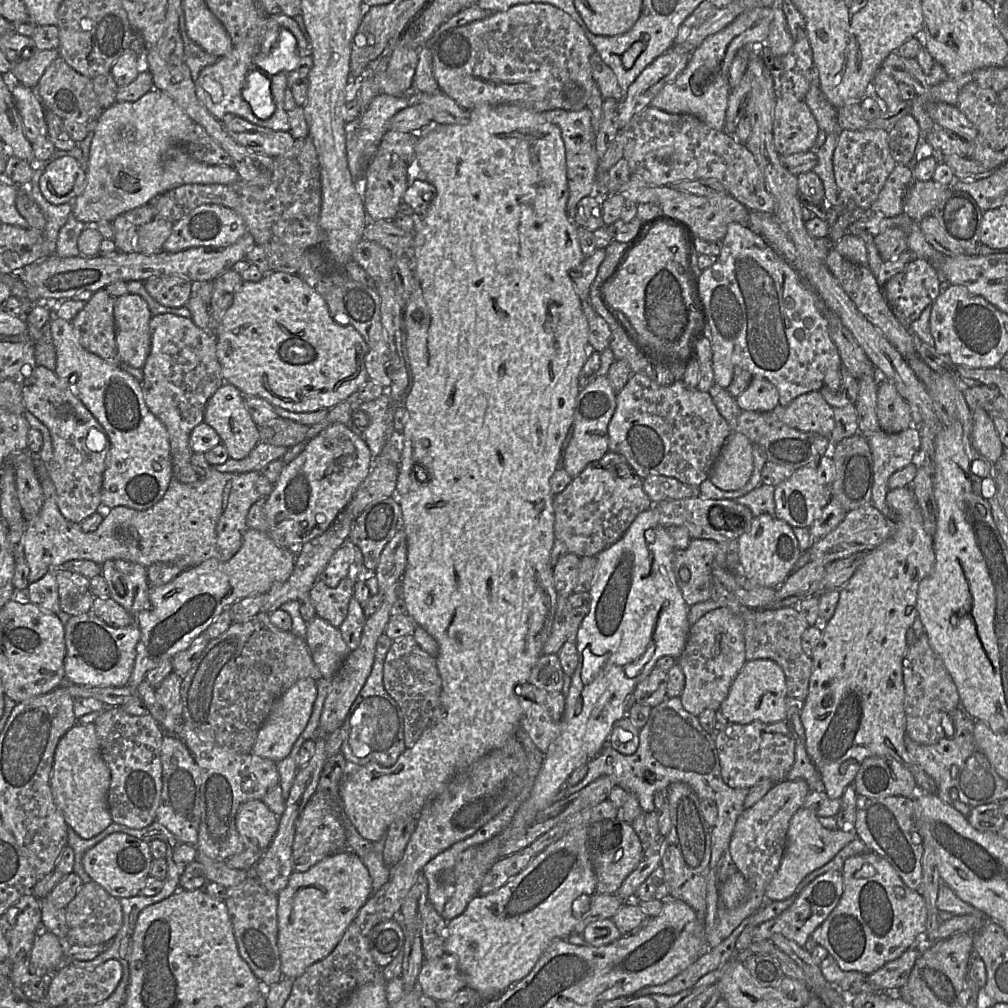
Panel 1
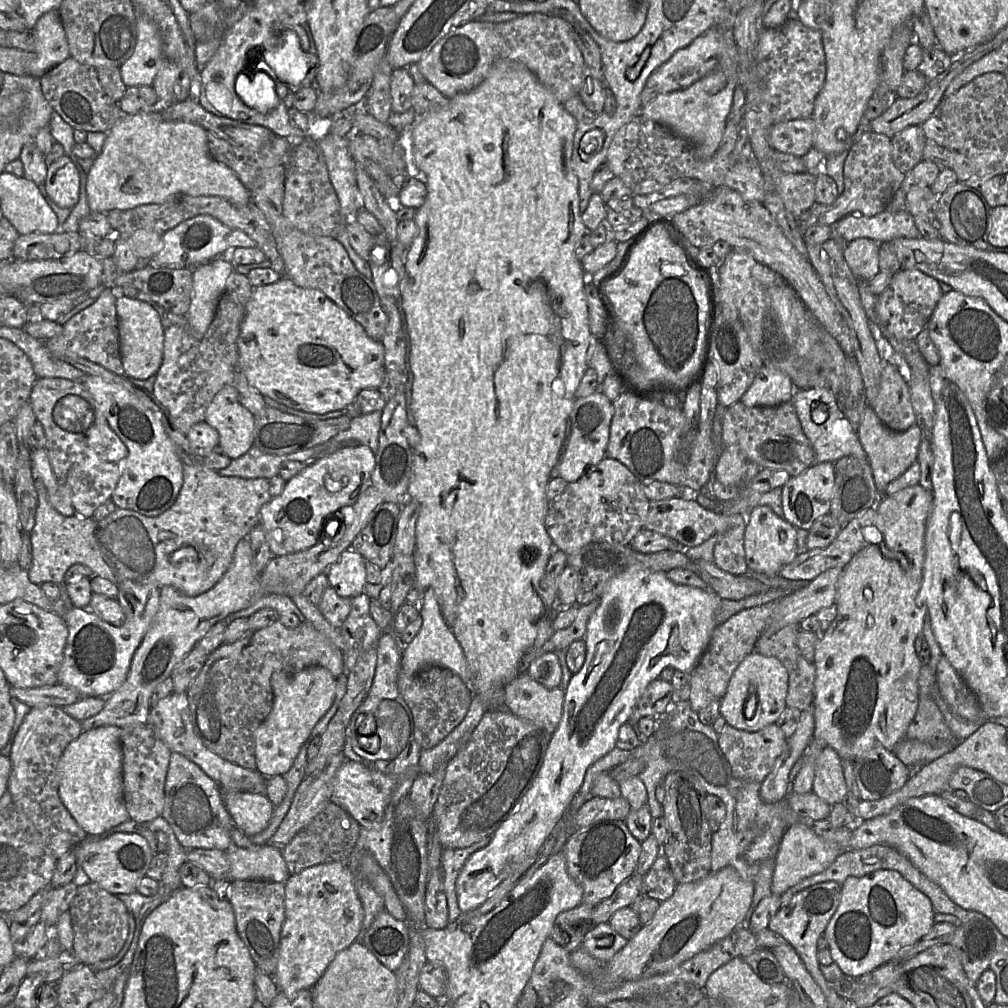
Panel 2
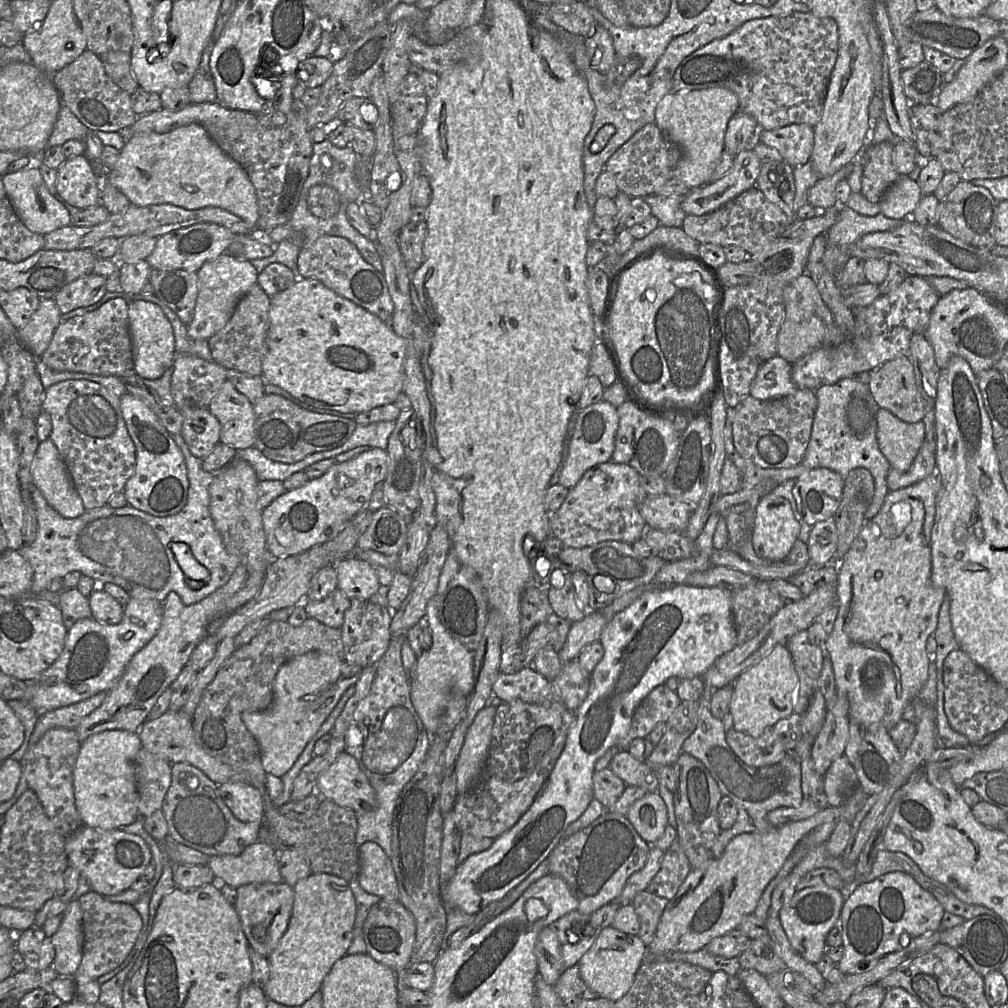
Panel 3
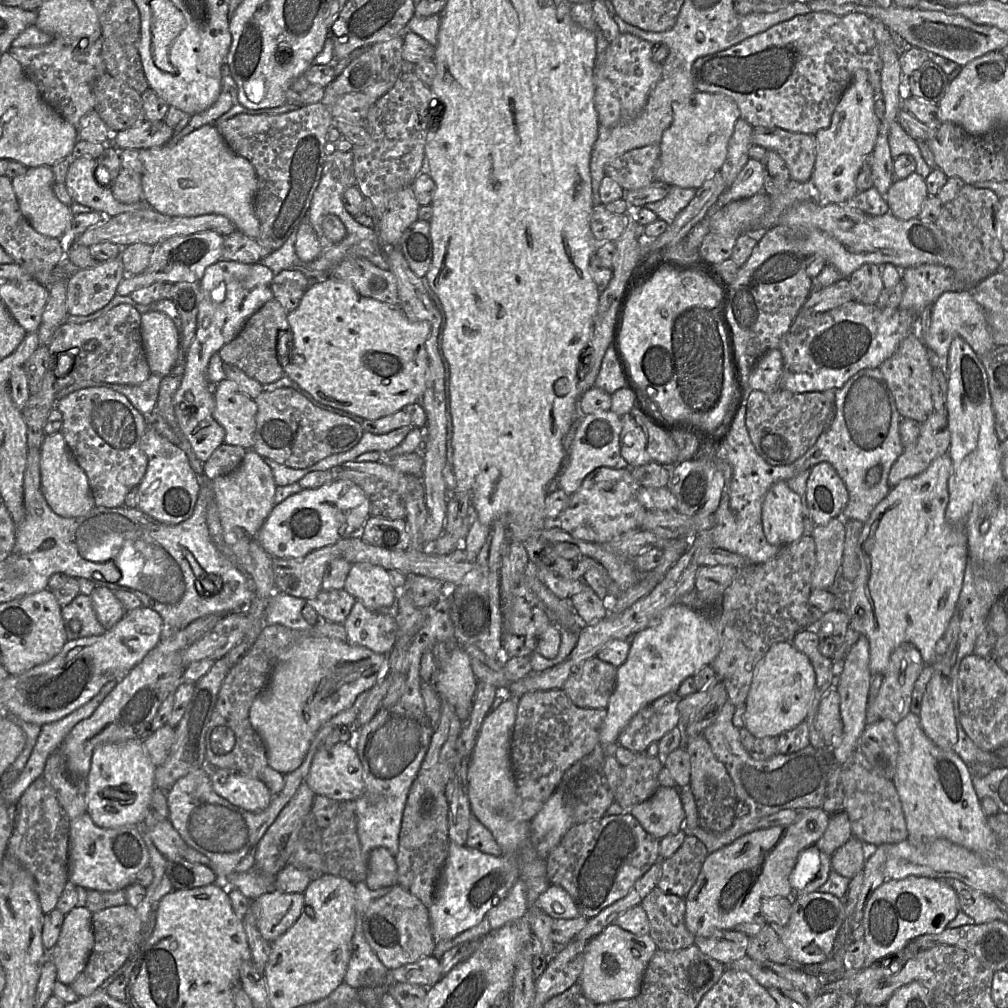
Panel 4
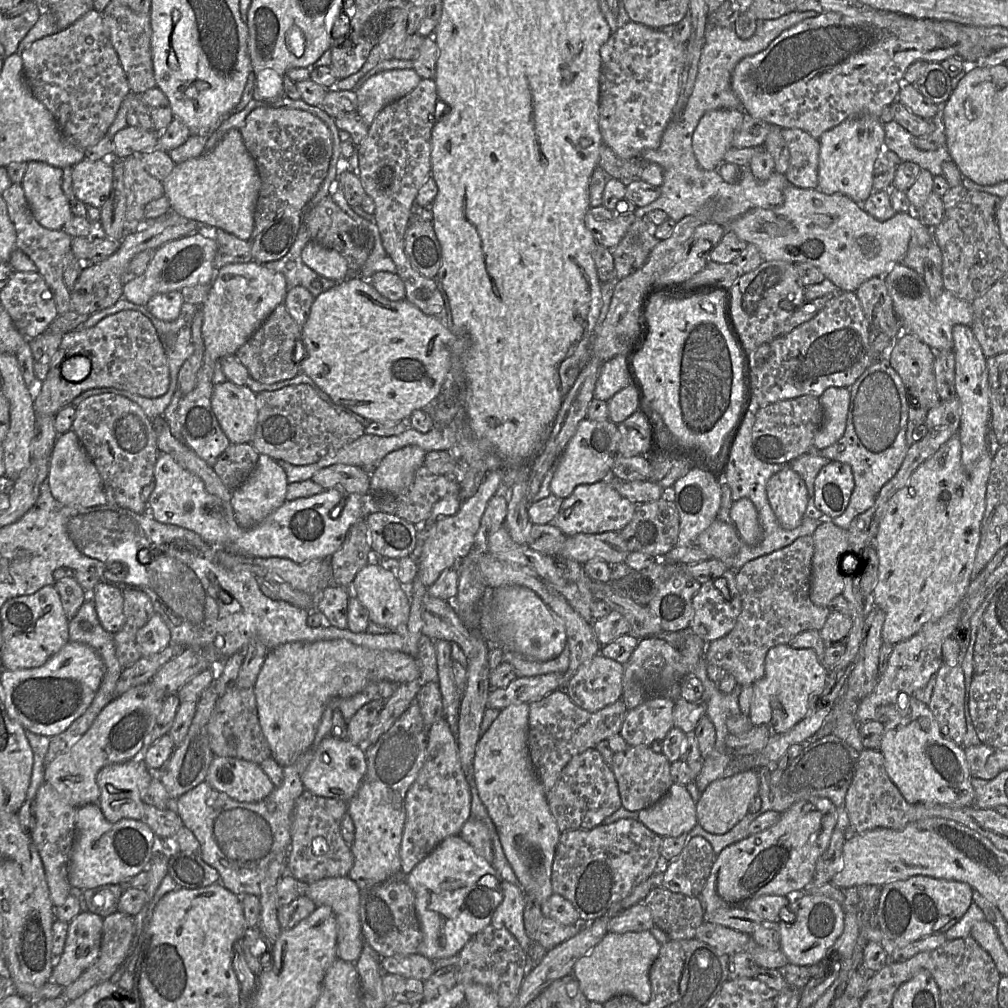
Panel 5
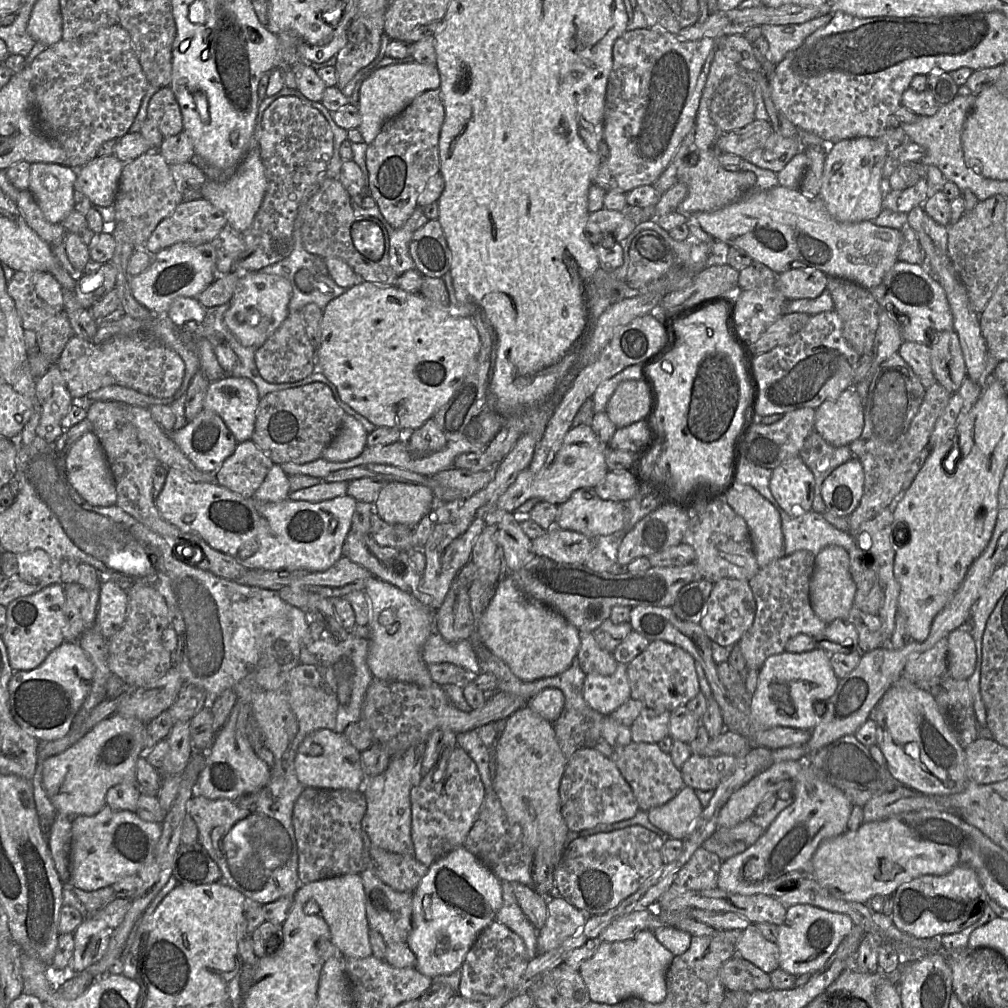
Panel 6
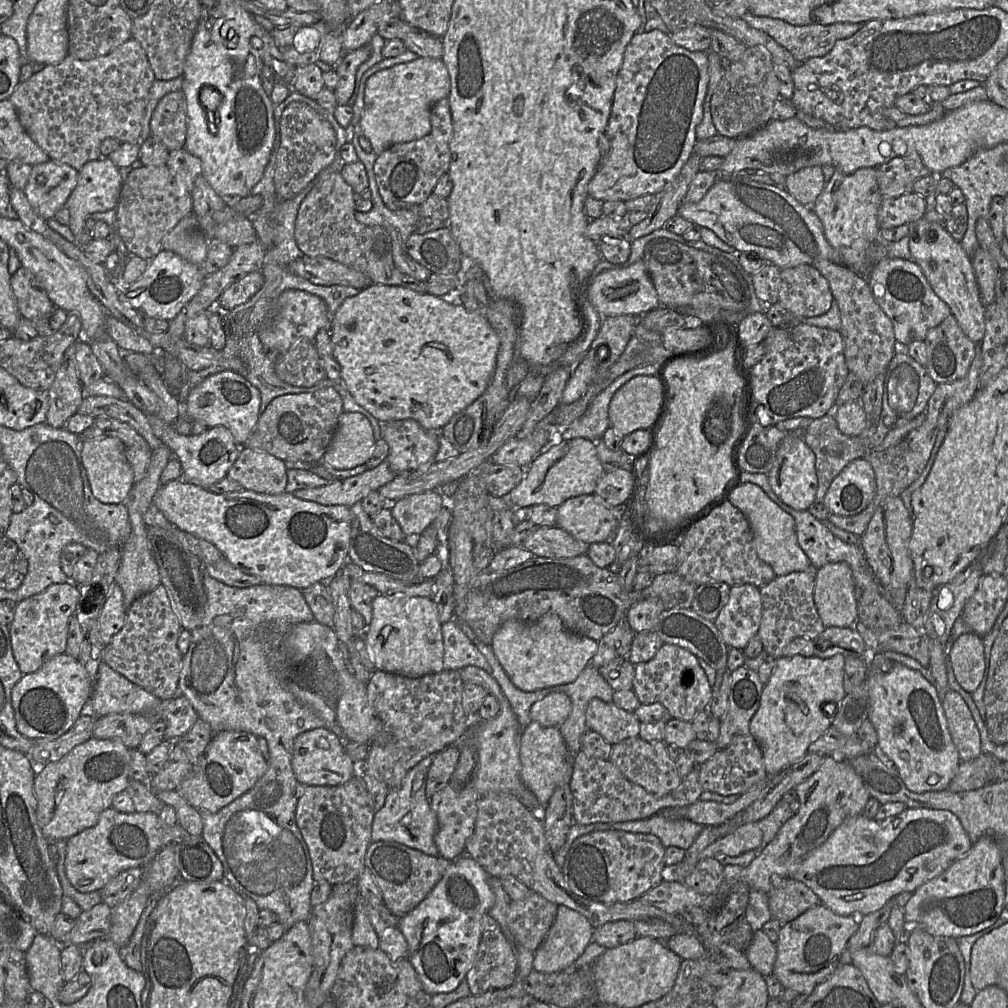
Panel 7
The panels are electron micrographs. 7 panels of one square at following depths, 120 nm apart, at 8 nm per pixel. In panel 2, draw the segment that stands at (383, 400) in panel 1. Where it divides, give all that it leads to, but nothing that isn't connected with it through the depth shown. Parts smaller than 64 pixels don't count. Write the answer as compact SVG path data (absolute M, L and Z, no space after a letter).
M382 410L369 414L360 414L352 418L348 429L340 432L332 439L337 442L358 441L368 446L373 453L379 448L379 433L381 427Z

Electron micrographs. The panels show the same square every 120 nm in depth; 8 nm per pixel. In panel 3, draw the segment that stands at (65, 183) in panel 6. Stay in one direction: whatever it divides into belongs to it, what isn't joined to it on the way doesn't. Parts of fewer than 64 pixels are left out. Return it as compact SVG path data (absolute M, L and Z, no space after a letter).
M37 166L1 177L12 206L23 224L32 232L45 235L56 229L69 226L71 215L48 191Z

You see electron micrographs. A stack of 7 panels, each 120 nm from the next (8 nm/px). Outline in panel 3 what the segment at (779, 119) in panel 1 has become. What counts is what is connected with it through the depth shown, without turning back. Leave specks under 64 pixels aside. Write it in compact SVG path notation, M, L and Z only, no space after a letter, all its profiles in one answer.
M791 124L772 130L760 128L760 141L779 151L791 167L810 161L814 145L814 129L808 124Z

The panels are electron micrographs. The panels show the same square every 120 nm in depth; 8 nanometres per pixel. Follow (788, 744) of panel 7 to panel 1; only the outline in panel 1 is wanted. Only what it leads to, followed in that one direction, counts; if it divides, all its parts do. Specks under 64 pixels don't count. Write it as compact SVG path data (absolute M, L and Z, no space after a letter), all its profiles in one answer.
M769 659L747 661L734 679L720 712L729 723L747 725L753 722L773 724L786 722L787 685L783 669Z

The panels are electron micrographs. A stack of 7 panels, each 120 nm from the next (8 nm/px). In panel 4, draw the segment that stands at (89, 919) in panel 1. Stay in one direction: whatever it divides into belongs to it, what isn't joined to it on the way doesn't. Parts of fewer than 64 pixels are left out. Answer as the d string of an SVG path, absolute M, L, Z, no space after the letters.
M129 904L109 907L92 914L94 946L84 970L70 985L79 998L86 997L99 989L102 983L116 972L127 960L141 929L136 908Z

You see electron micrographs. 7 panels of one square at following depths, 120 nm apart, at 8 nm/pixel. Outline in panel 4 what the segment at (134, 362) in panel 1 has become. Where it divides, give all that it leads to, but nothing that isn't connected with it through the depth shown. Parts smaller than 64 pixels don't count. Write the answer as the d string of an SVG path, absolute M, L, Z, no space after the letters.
M160 311L141 314L143 348L151 374L165 377L175 367L179 334L173 321Z

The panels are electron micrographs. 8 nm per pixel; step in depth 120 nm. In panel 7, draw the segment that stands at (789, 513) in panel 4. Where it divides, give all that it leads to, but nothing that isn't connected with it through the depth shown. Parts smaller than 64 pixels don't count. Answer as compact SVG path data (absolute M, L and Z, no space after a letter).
M788 434L784 438L767 476L772 491L791 508L799 511L807 510L815 501L818 487L815 454L805 443L801 434Z

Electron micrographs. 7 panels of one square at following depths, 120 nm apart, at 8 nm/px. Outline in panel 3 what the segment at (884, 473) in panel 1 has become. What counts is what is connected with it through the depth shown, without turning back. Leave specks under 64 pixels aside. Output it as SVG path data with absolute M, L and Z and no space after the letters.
M886 409L877 412L877 442L891 468L907 471L925 440L922 421L904 422Z

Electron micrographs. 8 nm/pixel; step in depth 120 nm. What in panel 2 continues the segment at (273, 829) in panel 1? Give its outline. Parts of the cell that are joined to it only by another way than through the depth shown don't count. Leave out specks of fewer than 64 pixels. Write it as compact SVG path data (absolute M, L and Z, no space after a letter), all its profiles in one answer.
M246 791L222 792L222 798L235 826L246 836L254 836L267 827L274 805L265 794Z

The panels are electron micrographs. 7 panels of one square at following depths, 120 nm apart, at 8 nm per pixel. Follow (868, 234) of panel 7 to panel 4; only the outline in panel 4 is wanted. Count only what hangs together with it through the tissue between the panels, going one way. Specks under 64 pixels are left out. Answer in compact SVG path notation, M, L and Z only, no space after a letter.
M864 70L856 71L832 115L830 125L815 134L816 159L810 181L820 191L822 198L831 203L847 204L858 193L856 178L864 161L871 155L879 132L879 122L874 114L875 100L876 95L867 73Z

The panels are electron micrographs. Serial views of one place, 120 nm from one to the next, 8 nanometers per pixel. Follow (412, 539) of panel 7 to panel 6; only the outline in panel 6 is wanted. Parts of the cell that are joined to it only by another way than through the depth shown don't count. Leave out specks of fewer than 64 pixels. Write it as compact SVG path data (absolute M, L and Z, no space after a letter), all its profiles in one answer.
M389 481L373 503L374 512L390 524L415 527L439 501L424 485Z

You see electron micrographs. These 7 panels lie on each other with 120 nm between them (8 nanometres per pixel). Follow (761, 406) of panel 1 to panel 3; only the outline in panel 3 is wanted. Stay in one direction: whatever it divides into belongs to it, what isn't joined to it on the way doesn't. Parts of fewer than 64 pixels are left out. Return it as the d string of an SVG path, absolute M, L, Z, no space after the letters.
M776 354L758 369L750 395L758 400L772 400L787 396L797 388L791 377L791 364Z

